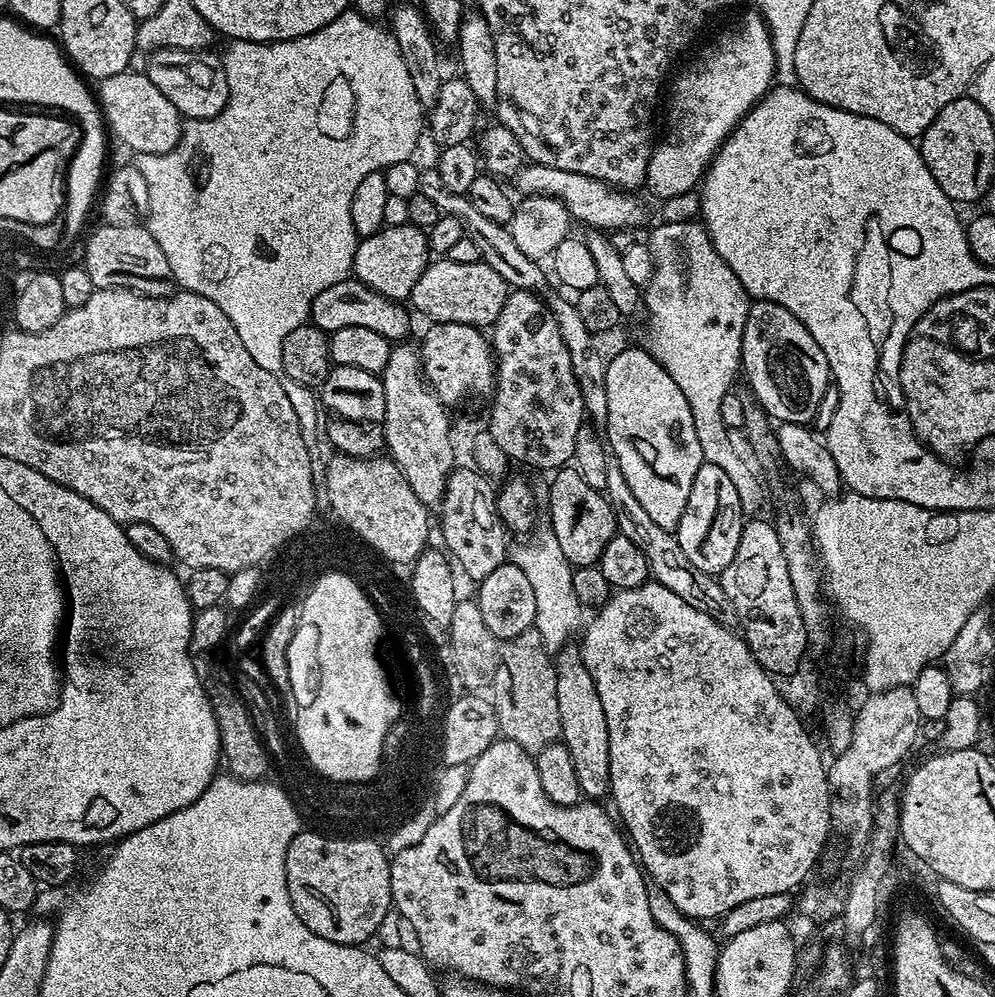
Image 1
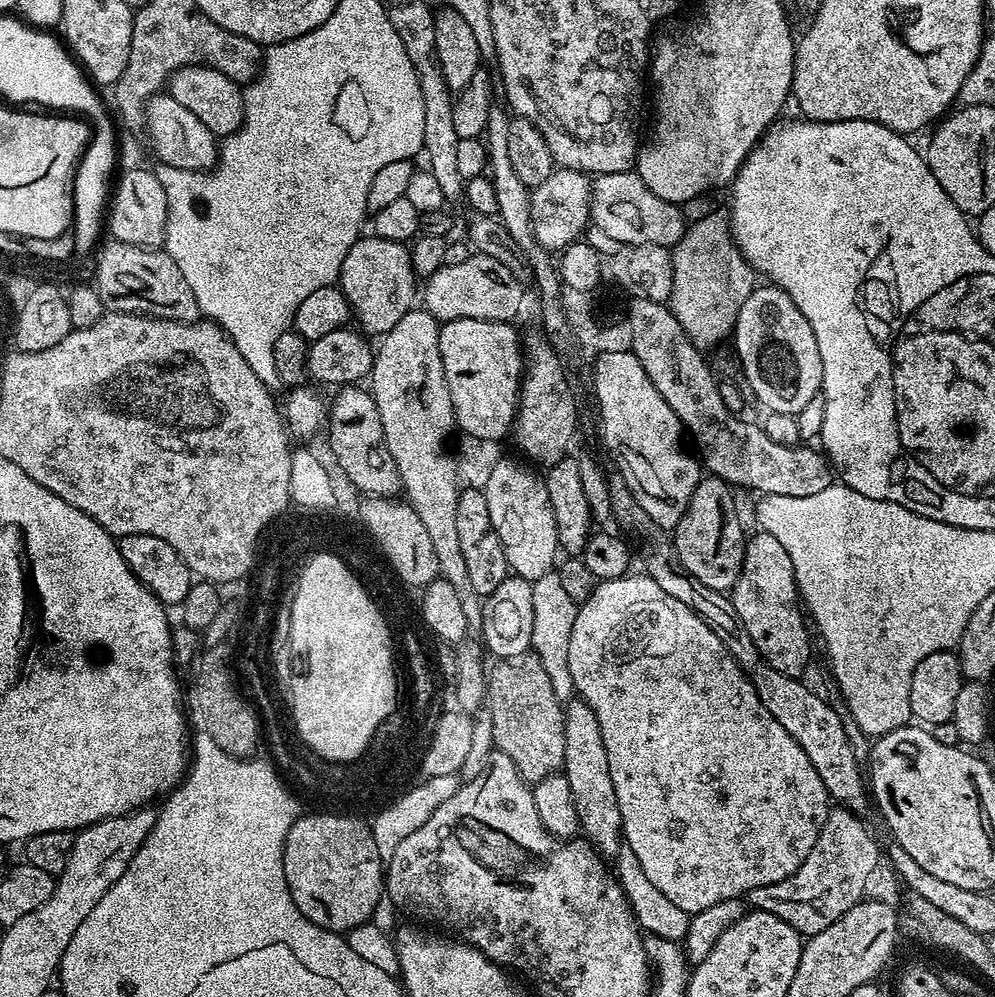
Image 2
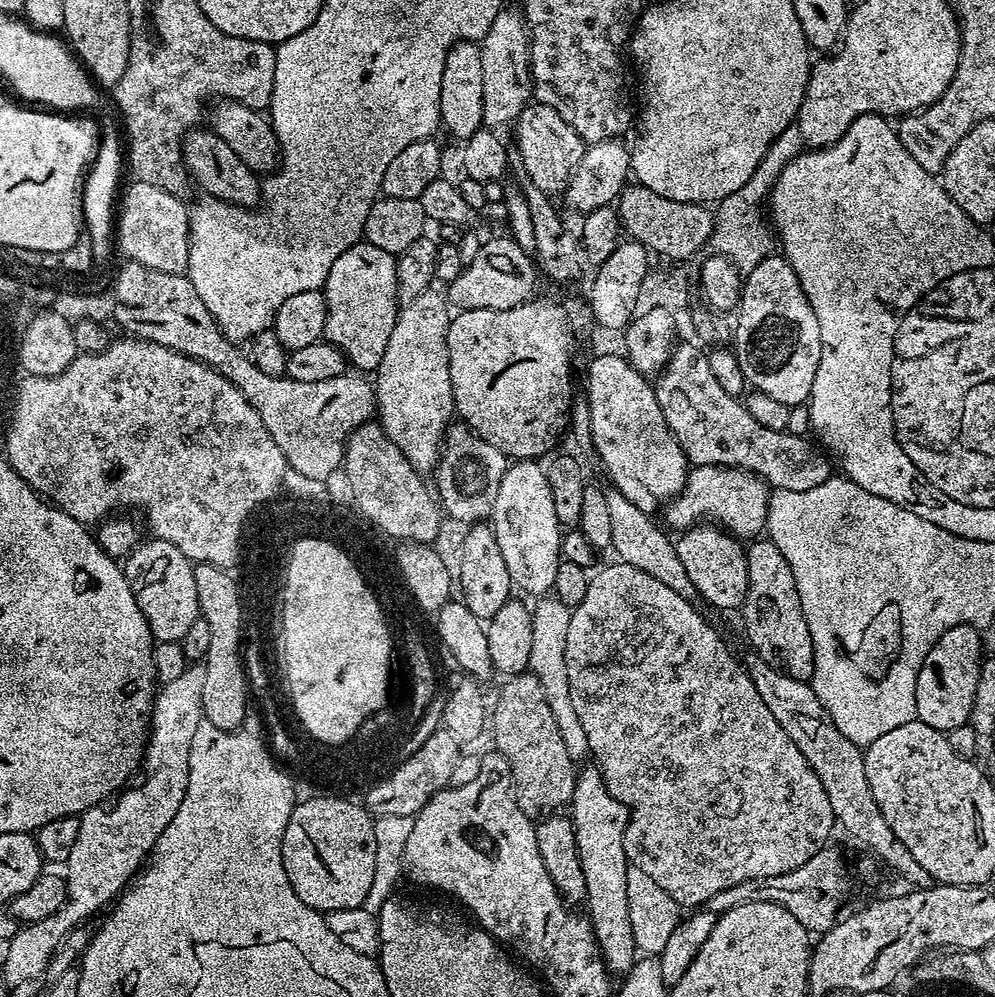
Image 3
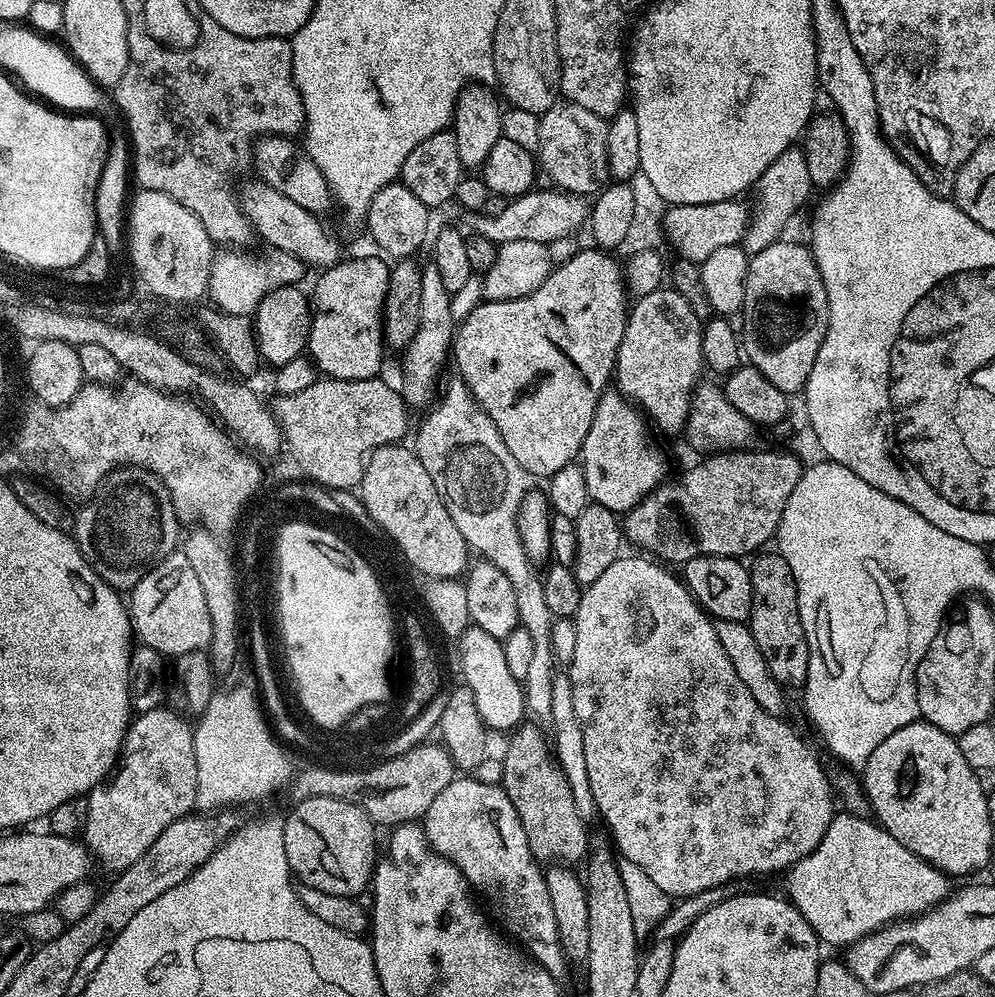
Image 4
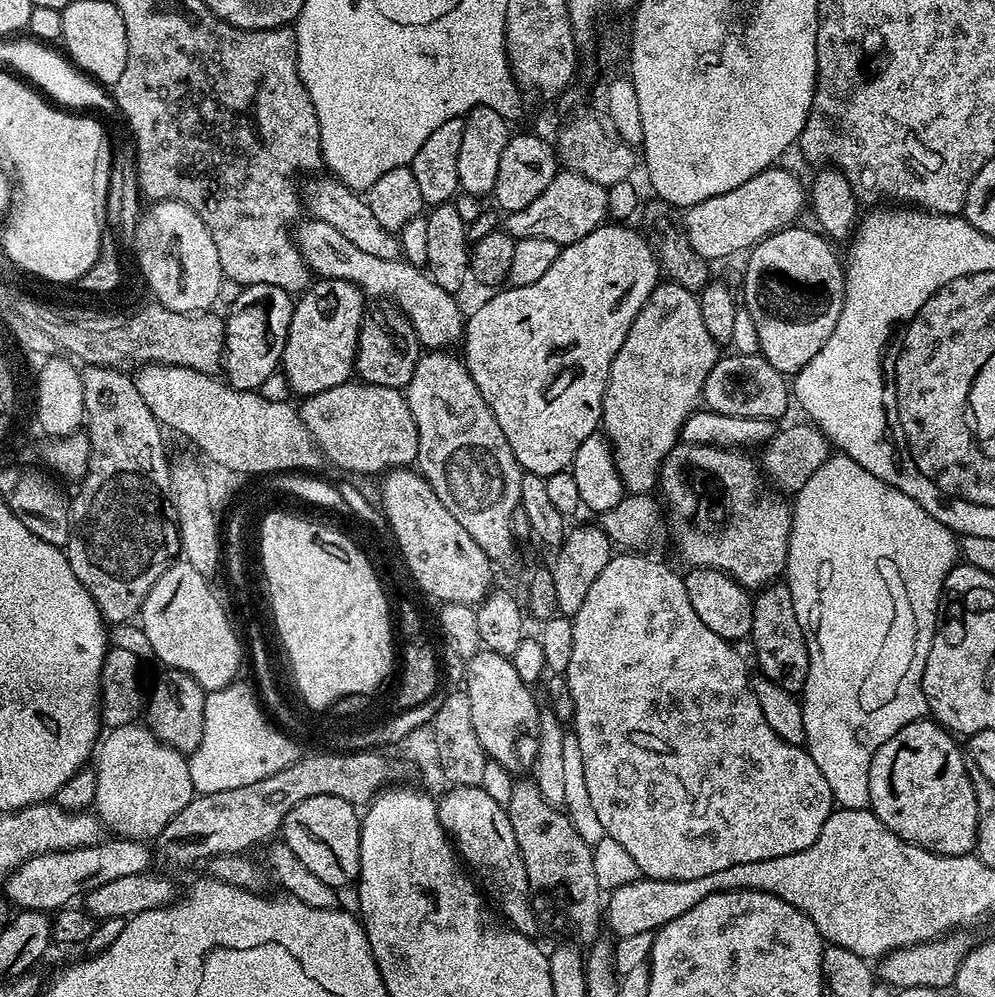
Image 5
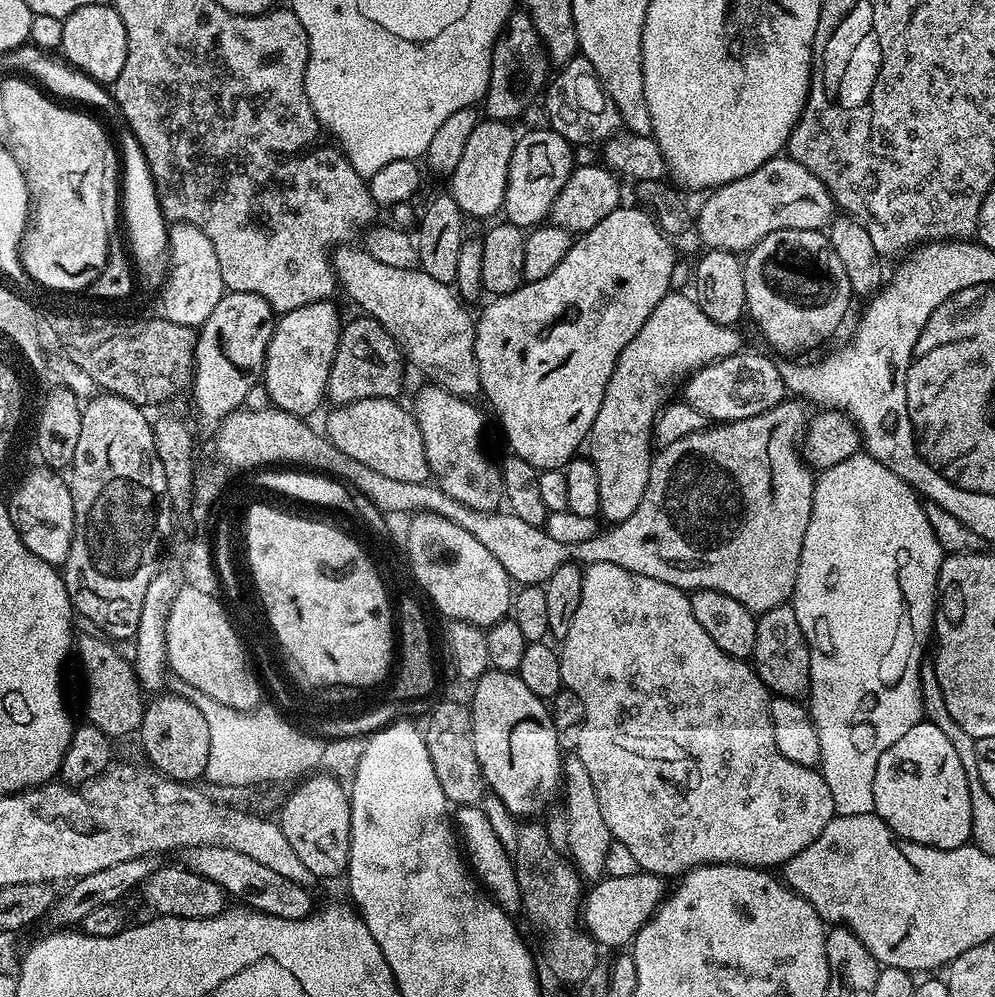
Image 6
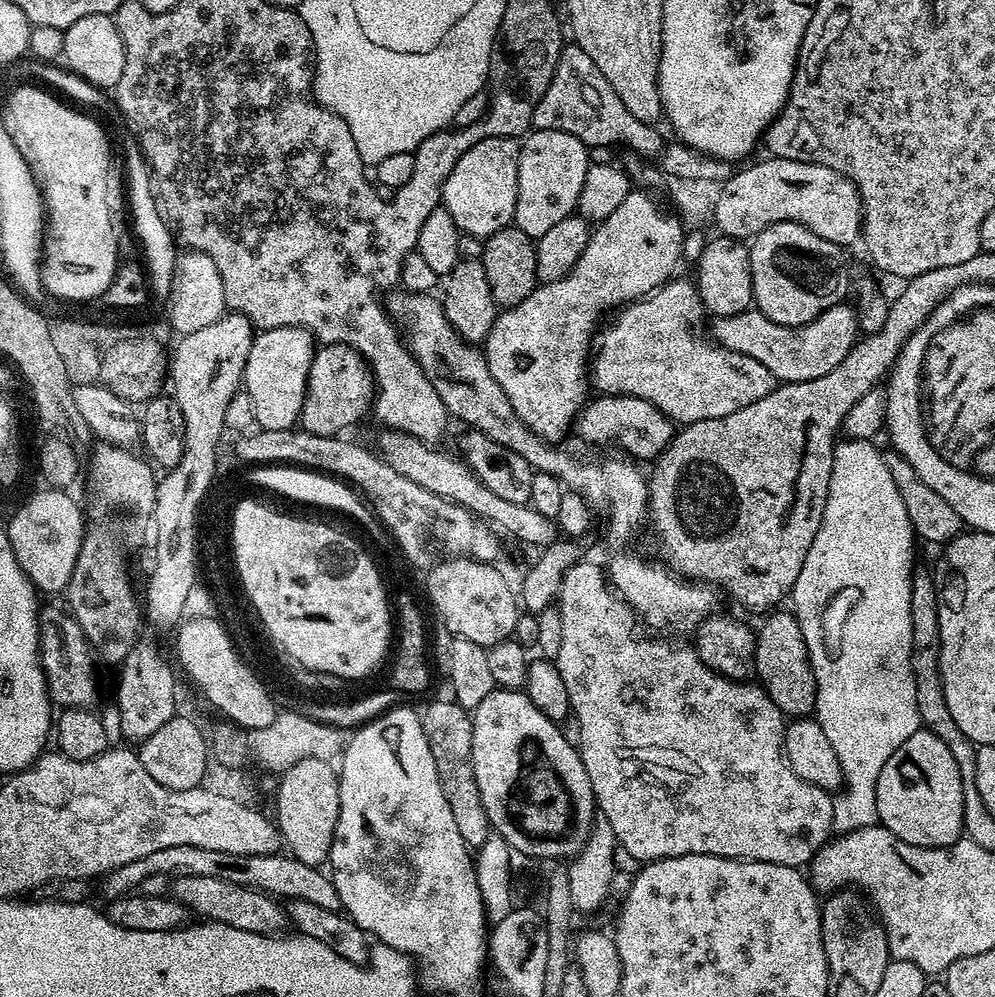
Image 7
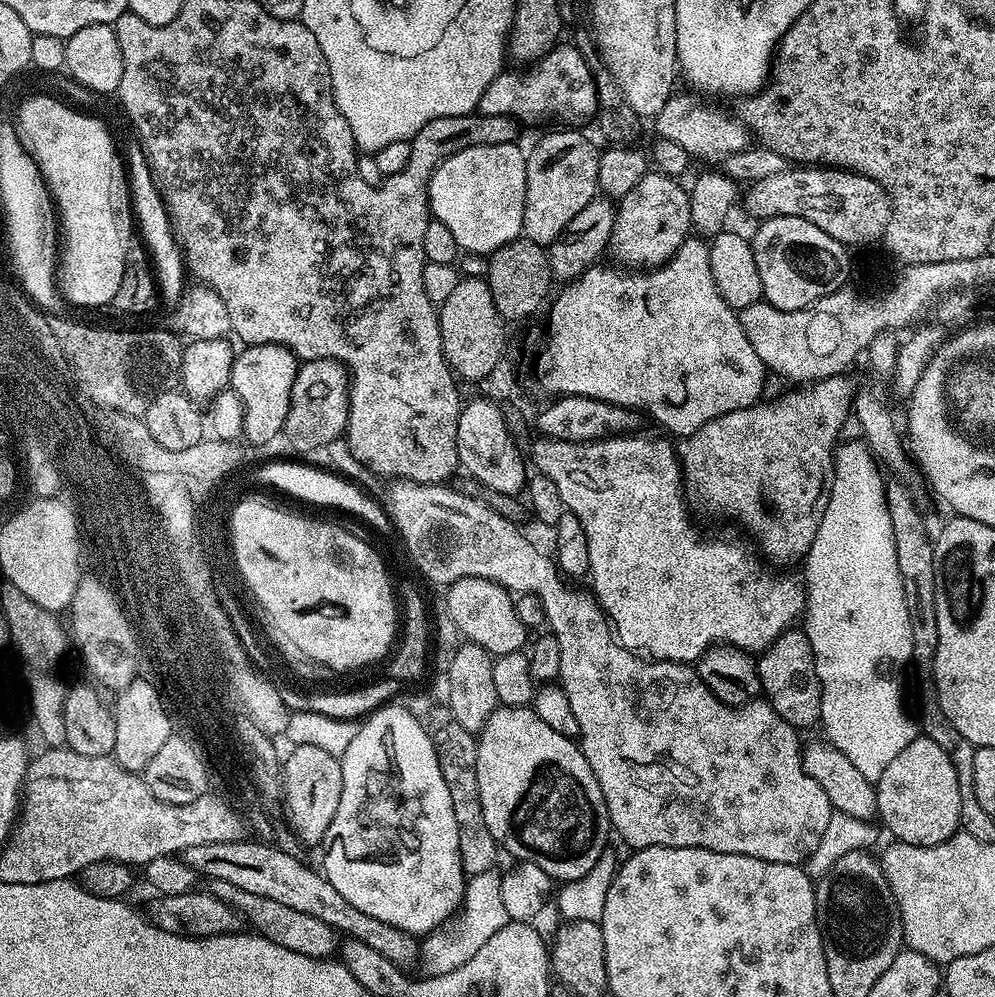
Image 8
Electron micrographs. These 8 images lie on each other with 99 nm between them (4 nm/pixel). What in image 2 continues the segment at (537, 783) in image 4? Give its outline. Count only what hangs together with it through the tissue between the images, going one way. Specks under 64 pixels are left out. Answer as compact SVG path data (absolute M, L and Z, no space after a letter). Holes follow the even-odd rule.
M529 650L514 658L496 660L488 672L488 694L493 711L493 742L502 754L514 762L525 784L535 786L547 776L563 769L566 754L566 730L562 701L554 694L554 685L542 667L542 658Z

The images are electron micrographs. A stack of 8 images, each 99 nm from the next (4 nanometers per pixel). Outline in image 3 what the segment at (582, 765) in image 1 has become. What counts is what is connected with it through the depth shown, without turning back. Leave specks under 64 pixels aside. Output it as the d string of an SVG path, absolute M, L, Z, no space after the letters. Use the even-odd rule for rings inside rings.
M588 762L583 767L576 774L570 819L574 826L578 862L582 862L582 874L586 878L586 898L584 899L586 915L592 923L600 953L609 973L627 974L638 959L638 951L630 926L629 899L626 896L629 863L626 858L624 839L629 810L618 798L614 798L614 794L606 790L606 782L595 763Z

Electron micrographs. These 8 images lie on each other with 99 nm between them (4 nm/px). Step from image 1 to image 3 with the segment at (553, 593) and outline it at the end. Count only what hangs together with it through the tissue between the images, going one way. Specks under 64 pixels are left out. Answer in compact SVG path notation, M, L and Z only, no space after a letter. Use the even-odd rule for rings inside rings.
M548 594L535 601L532 608L528 671L534 678L538 678L538 682L542 682L542 691L546 694L546 702L554 714L559 732L562 733L562 743L565 744L566 751L570 753L573 762L580 762L589 755L589 750L586 730L574 710L574 701L570 699L570 677L566 674L566 634L570 631L571 617L572 609L555 595Z

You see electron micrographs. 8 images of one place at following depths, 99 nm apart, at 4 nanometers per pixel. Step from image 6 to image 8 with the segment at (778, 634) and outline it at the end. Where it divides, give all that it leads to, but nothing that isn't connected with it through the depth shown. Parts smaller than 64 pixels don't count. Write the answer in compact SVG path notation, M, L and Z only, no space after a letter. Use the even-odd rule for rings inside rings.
M803 630L782 633L774 643L765 648L756 661L756 673L760 676L760 687L767 703L771 704L787 724L797 730L817 727L822 710L822 690L816 673L816 655Z

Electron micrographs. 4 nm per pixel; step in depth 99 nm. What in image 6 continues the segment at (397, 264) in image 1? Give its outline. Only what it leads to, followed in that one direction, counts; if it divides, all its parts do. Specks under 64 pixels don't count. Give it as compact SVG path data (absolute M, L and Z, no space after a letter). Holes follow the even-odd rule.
M321 302L298 306L298 310L285 312L277 319L276 329L266 350L262 373L262 383L264 389L268 392L271 407L280 408L292 415L308 418L320 403L325 403L330 366L334 362L334 354L338 350L342 327L340 312L334 305L335 303L332 302Z

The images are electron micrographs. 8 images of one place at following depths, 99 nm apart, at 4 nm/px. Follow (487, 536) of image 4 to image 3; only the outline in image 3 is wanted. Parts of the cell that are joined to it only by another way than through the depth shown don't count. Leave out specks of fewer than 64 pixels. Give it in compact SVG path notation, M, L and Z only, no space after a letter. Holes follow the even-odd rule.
M453 423L445 434L440 459L434 472L436 494L443 508L460 522L479 523L487 519L493 510L500 482L508 467L508 458L497 447L491 446L476 432L462 423Z

